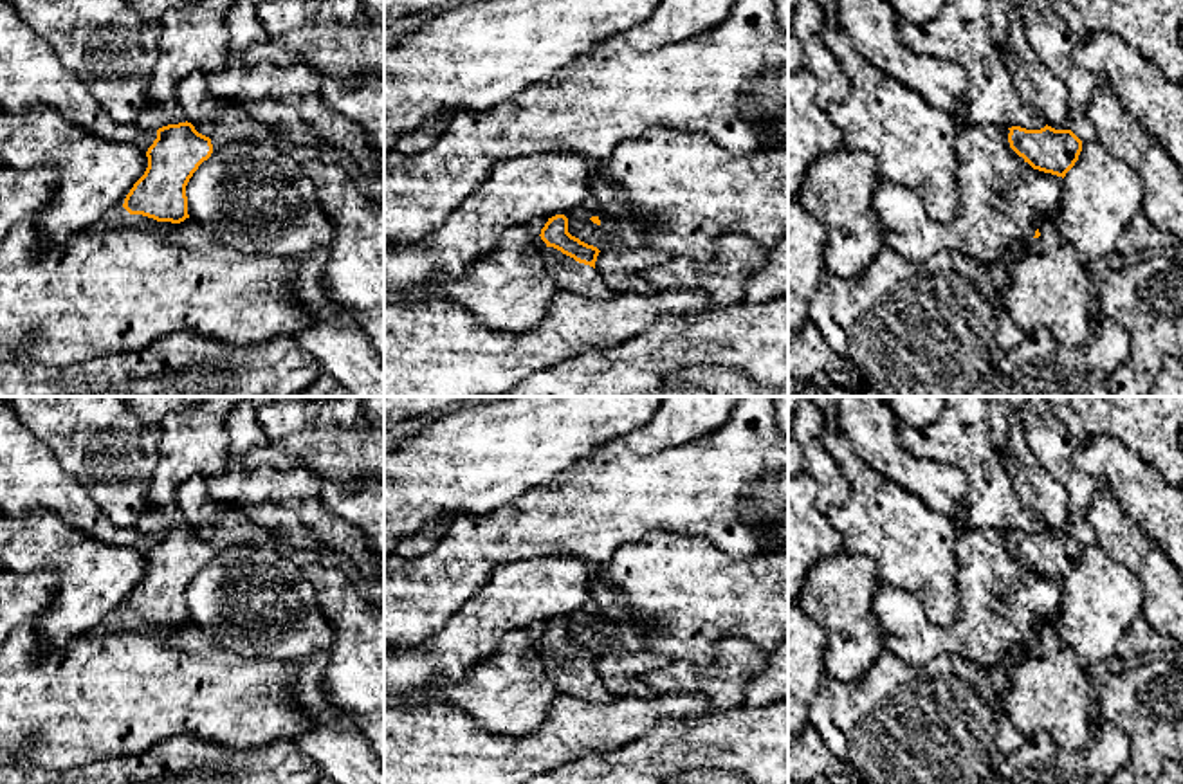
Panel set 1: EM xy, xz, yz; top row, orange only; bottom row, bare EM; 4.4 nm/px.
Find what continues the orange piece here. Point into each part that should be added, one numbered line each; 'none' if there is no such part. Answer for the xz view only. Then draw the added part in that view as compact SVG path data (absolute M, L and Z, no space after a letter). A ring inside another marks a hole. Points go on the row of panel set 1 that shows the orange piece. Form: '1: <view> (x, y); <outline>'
1: xz (570, 274); M546 247L546 269L557 279L559 288L582 292L590 297L615 296L597 269L579 263L554 247Z

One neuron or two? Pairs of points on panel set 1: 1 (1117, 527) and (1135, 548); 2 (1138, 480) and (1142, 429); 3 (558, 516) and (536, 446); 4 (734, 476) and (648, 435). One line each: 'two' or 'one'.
1: one
2: two
3: two
4: two

